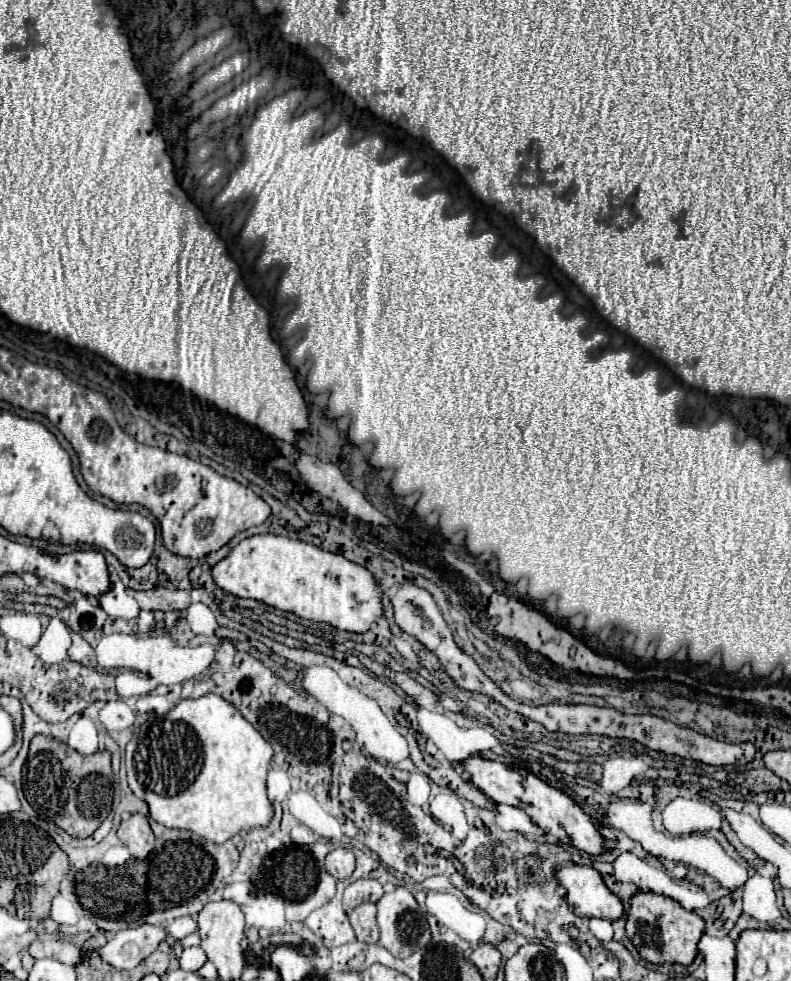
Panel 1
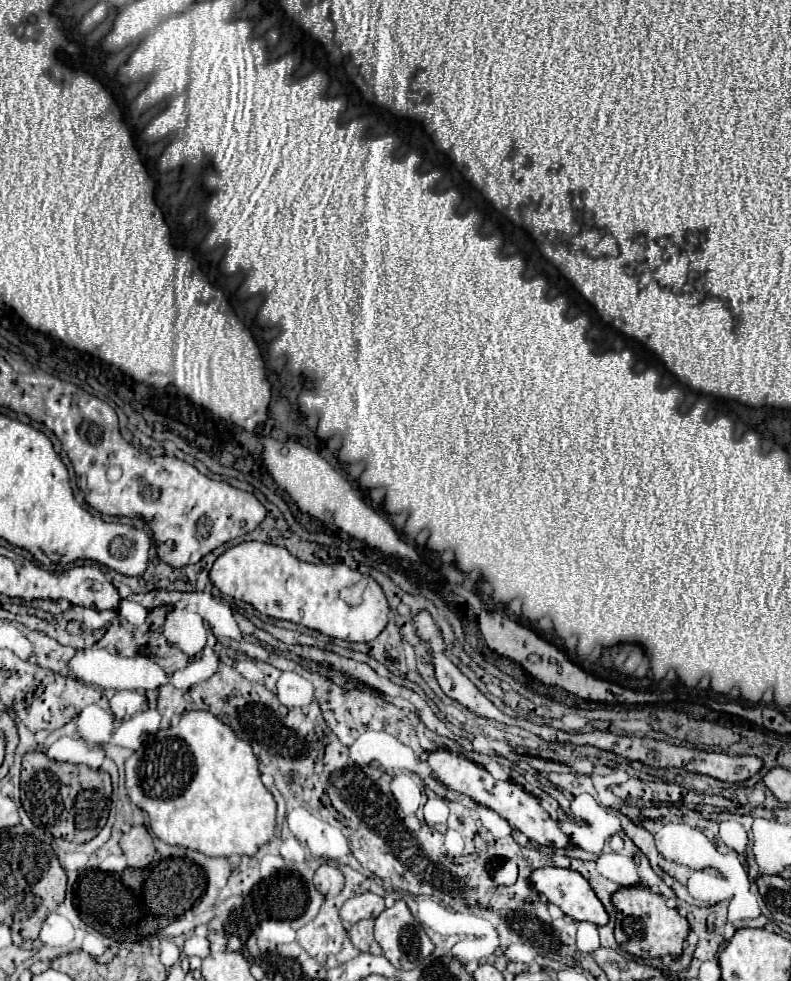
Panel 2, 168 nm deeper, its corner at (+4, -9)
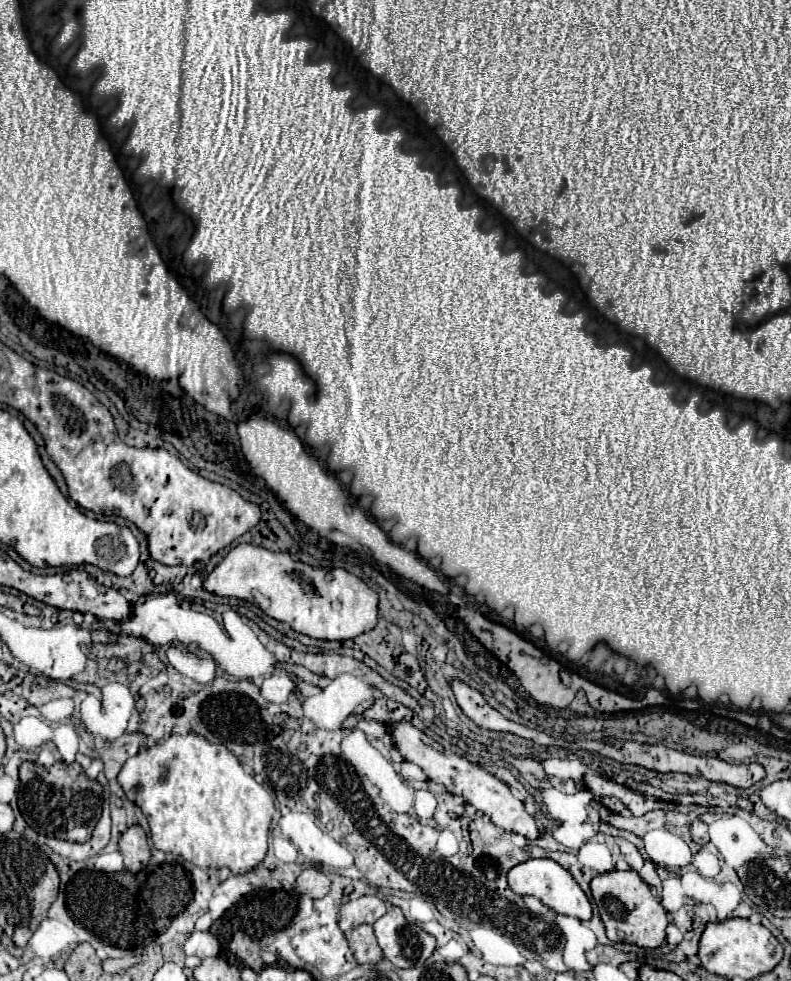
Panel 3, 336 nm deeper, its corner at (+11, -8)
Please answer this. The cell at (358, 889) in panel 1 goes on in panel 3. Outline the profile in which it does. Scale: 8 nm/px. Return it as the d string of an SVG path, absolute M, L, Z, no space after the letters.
M365 895L365 897L349 901L341 907L339 927L345 935L349 935L355 927L359 927L363 923L373 925L385 913L387 913L387 905L383 899L379 899L375 895Z

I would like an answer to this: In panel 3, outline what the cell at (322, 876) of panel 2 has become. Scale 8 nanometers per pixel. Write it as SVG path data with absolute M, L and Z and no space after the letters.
M315 867L305 869L299 877L297 877L297 889L305 895L309 895L311 899L319 899L323 895L327 895L331 881L327 879L327 875Z

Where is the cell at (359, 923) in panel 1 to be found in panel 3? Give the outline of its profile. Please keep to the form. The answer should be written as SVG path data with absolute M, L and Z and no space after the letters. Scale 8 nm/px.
M359 925L349 937L349 947L359 965L377 965L383 959L383 951L371 925Z

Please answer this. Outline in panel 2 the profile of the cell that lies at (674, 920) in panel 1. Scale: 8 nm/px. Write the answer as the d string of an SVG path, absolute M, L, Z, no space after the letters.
M634 886L634 888L622 888L612 896L612 902L618 910L616 916L616 942L618 946L632 954L642 956L646 952L650 958L680 958L684 950L684 942L690 932L690 924L686 918L678 914L676 908L668 908L664 898L660 894L654 894L646 886Z

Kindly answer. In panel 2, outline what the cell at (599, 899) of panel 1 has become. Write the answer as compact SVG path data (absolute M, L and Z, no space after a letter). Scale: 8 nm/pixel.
M538 868L532 872L530 876L532 886L536 888L536 892L544 894L548 898L548 902L556 904L564 914L572 916L578 922L592 922L596 926L606 926L608 924L608 912L602 906L602 902L598 900L598 896L594 894L594 890L590 888L588 880L574 872L574 870L566 870L566 868Z

